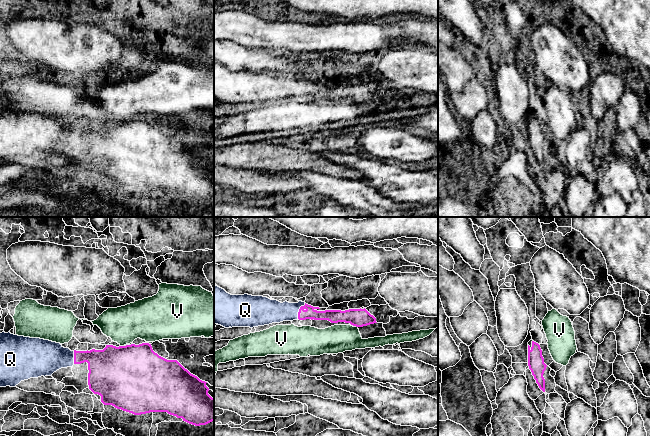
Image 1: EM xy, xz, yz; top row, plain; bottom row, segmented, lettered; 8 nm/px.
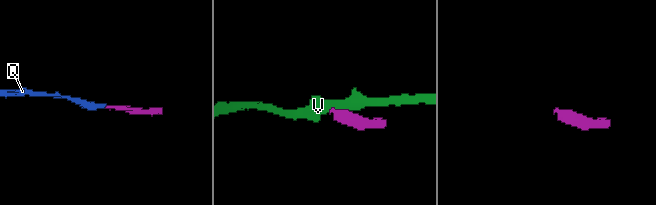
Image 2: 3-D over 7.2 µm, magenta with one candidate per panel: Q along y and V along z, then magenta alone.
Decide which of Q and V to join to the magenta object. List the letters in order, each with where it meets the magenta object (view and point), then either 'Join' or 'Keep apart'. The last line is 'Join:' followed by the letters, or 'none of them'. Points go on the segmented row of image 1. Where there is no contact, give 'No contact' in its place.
Q: Touches magenta at xz (299, 310). Join
V: Touches magenta at xy (122, 346). Keep apart
Join: Q

